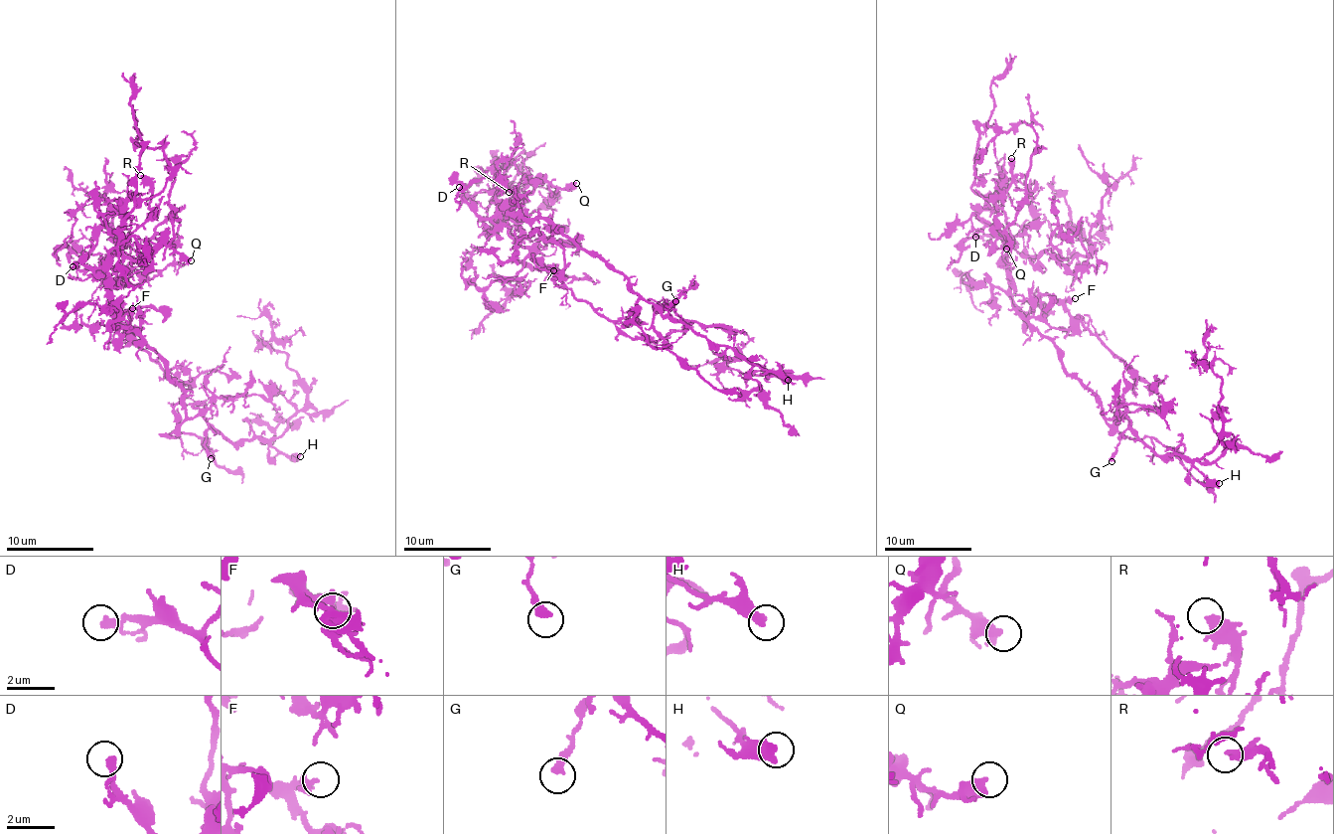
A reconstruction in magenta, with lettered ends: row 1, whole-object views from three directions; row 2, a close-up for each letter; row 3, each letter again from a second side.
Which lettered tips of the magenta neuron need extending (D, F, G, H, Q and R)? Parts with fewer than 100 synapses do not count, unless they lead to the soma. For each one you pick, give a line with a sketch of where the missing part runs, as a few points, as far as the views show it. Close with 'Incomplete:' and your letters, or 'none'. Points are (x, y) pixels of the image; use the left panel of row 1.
D: (73, 266), (77, 246), (49, 270), (42, 308), (100, 276), (39, 394)
Incomplete: D

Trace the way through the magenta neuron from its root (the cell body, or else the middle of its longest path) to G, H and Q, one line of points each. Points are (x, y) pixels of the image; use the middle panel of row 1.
G: (601, 257), (664, 314), (666, 315), (667, 306), (675, 301)
H: (601, 257), (664, 314), (686, 324), (717, 344), (731, 346), (751, 362), (788, 380)
Q: (601, 257), (584, 251), (542, 219), (511, 211), (532, 194), (537, 180), (561, 189), (576, 183)

